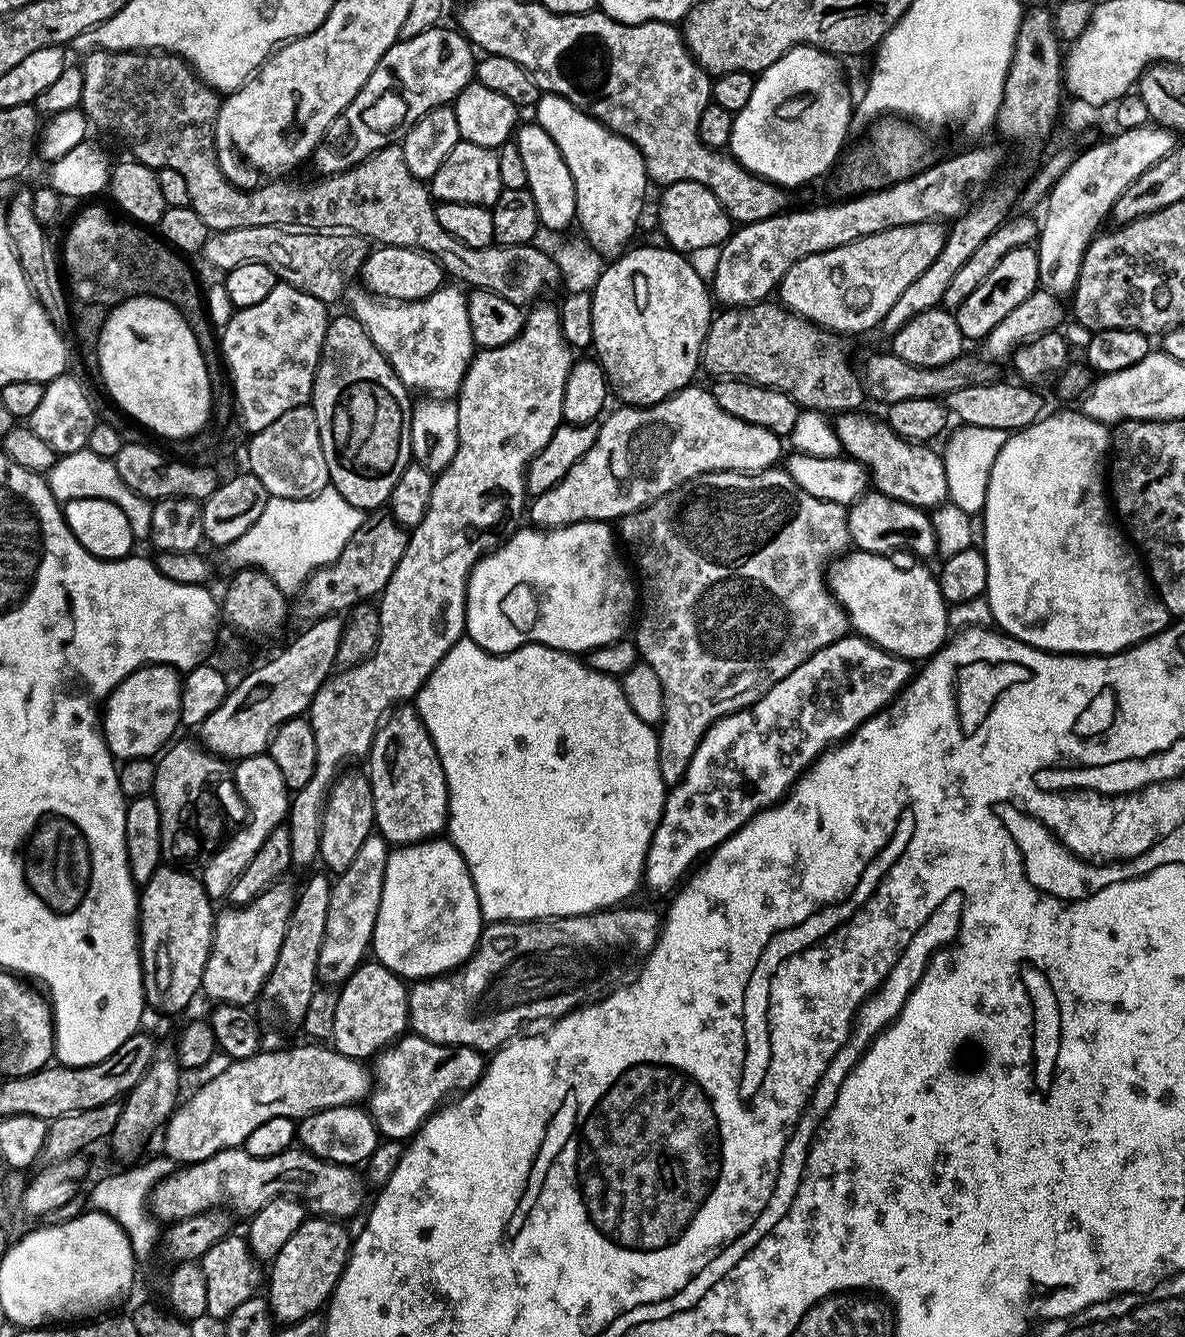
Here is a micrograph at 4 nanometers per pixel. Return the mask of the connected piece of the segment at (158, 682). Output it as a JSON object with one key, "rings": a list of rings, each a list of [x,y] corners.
{"rings":[[[149,664],[131,672],[108,695],[102,708],[102,727],[104,740],[117,761],[155,757],[177,735],[176,728],[181,727],[181,679],[181,673],[169,664]]]}

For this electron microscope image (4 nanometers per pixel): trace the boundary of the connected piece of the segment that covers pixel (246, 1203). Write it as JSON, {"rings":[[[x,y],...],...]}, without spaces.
{"rings":[[[299,1146],[290,1147],[270,1158],[252,1156],[243,1147],[223,1148],[202,1162],[177,1167],[157,1181],[148,1193],[148,1206],[157,1221],[175,1222],[224,1204],[229,1204],[224,1206],[233,1213],[251,1214],[262,1210],[266,1202],[285,1195],[299,1200],[313,1217],[348,1222],[351,1216],[358,1215],[360,1211],[361,1215],[366,1208],[366,1180],[356,1172],[359,1171],[355,1167],[346,1164],[319,1160],[314,1153],[305,1152]]]}

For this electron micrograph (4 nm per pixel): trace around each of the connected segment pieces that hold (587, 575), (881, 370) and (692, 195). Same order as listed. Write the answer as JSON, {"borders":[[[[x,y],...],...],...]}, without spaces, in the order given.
{"borders":[[[[583,520],[577,524],[567,524],[565,528],[542,529],[535,526],[527,527],[517,527],[516,531],[499,548],[481,556],[480,560],[472,568],[470,575],[468,575],[468,609],[466,610],[466,618],[468,619],[466,625],[467,639],[474,641],[482,650],[497,654],[513,652],[521,648],[523,644],[545,644],[563,652],[587,654],[598,646],[606,646],[615,640],[625,639],[627,632],[624,631],[627,628],[629,631],[630,621],[633,619],[634,613],[638,608],[638,584],[633,577],[632,580],[628,577],[629,565],[627,563],[624,565],[620,561],[621,549],[618,547],[618,540],[614,535],[613,529],[611,532],[608,529],[611,527],[602,520]]],[[[884,350],[881,356],[868,356],[864,360],[864,372],[862,368],[862,383],[867,399],[877,400],[881,406],[887,406],[894,402],[902,402],[902,398],[937,398],[947,397],[949,392],[965,388],[968,384],[987,384],[997,379],[996,372],[979,355],[965,354],[954,358],[941,368],[923,368],[914,366],[910,362],[902,362],[890,350]]],[[[683,180],[667,185],[661,192],[664,193],[660,196],[660,232],[668,239],[667,247],[681,254],[693,254],[703,248],[715,249],[732,235],[734,221],[706,186]]]]}

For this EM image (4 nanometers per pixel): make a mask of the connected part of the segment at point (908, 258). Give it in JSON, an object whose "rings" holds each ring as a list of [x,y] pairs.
{"rings":[[[927,220],[921,224],[898,226],[858,238],[846,246],[826,250],[822,254],[810,254],[790,266],[778,285],[778,300],[790,312],[814,322],[819,328],[827,328],[833,334],[844,332],[868,332],[886,318],[890,306],[902,298],[902,290],[922,274],[942,254],[946,228],[943,223]]]}

